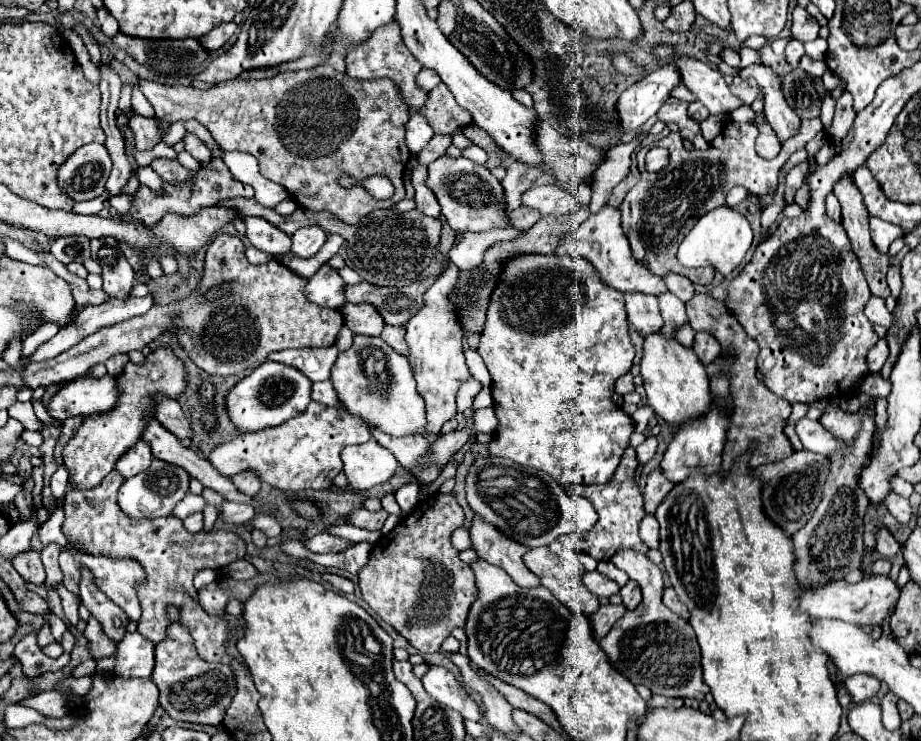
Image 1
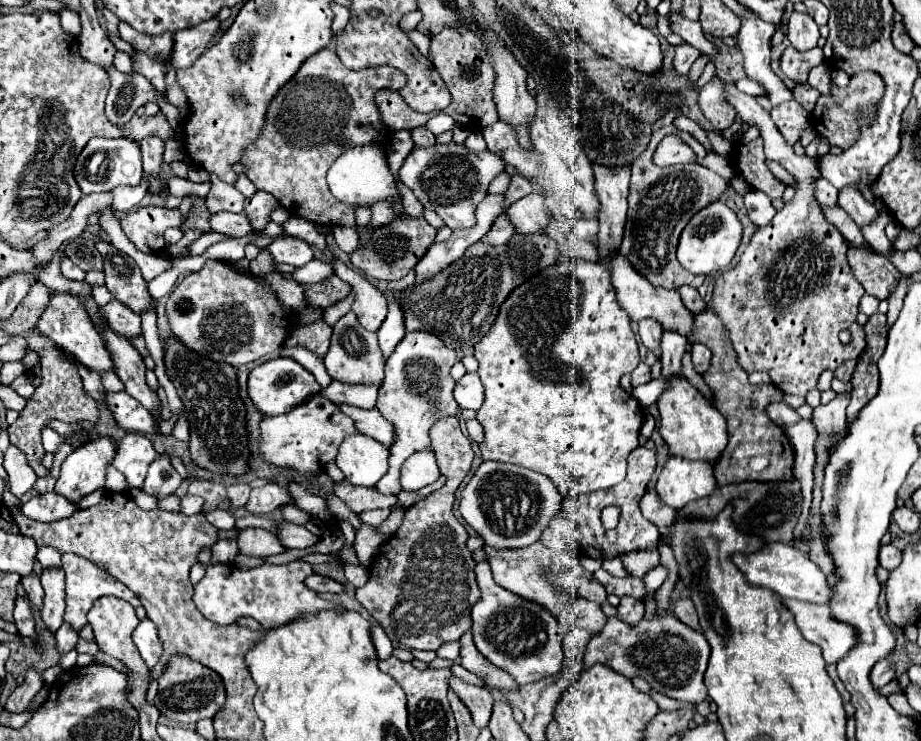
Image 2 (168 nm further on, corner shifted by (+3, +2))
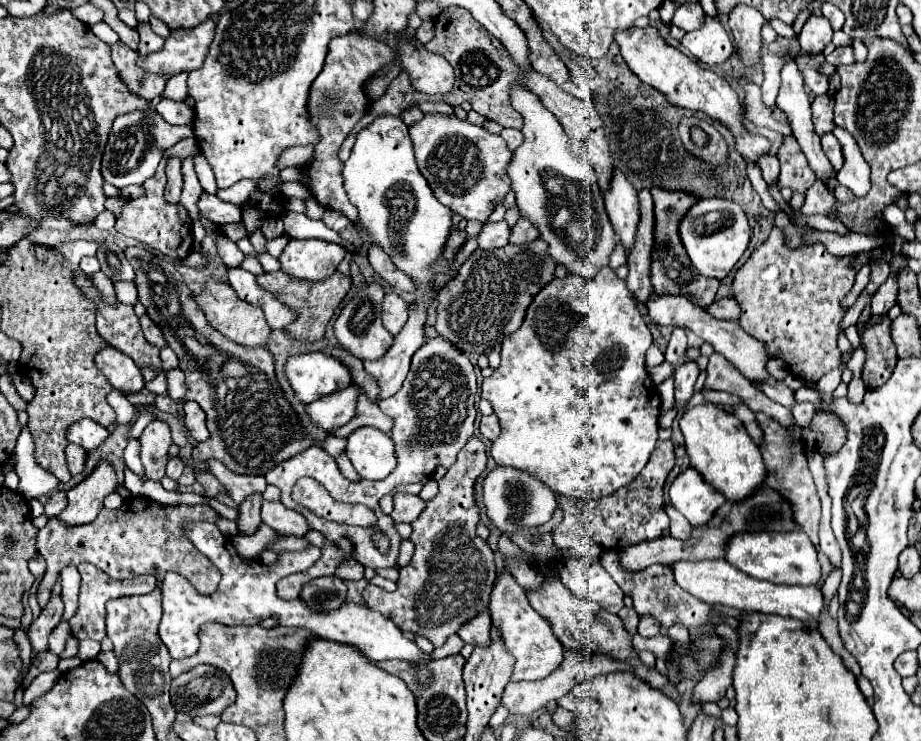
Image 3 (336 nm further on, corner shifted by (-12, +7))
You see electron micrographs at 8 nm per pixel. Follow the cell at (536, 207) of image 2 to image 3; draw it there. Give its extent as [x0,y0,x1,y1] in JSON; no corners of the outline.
[510,218,538,246]

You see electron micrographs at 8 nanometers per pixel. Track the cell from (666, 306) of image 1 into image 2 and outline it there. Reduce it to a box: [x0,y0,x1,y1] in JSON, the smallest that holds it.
[661,329,687,375]

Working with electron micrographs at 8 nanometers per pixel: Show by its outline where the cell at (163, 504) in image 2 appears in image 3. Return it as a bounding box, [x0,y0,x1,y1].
[140,420,172,480]

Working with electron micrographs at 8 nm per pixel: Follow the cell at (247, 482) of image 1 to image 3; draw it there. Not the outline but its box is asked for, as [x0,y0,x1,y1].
[236,494,262,534]

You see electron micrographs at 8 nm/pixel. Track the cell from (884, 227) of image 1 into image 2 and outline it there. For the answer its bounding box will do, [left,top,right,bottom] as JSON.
[839,187,879,227]

